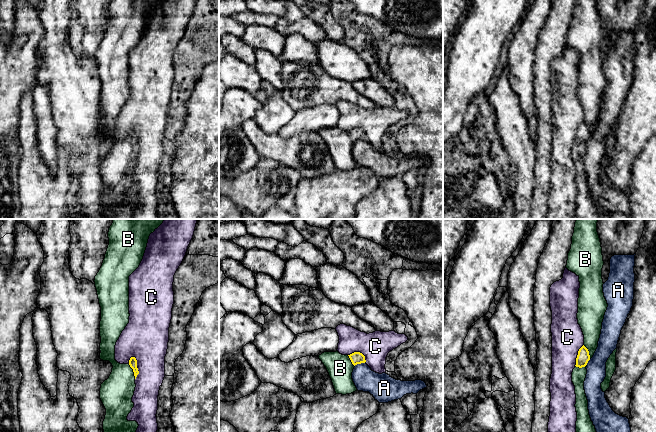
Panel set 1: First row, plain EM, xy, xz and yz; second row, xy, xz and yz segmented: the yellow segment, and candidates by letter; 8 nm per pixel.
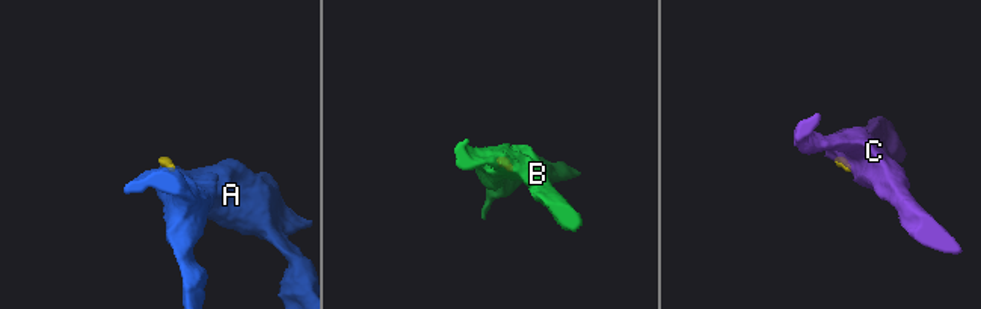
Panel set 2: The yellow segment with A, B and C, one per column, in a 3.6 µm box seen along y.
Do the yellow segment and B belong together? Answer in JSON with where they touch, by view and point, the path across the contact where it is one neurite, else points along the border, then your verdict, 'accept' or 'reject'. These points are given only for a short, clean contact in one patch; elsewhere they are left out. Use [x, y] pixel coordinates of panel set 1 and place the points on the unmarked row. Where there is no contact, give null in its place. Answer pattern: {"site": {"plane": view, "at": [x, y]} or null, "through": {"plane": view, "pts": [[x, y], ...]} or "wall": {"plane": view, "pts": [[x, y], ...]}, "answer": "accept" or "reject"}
{"site": {"plane": "xy", "at": [133, 147]}, "through": {"plane": "xy", "pts": [[132, 138], [133, 147], [121, 159], [116, 169]]}, "answer": "accept"}

